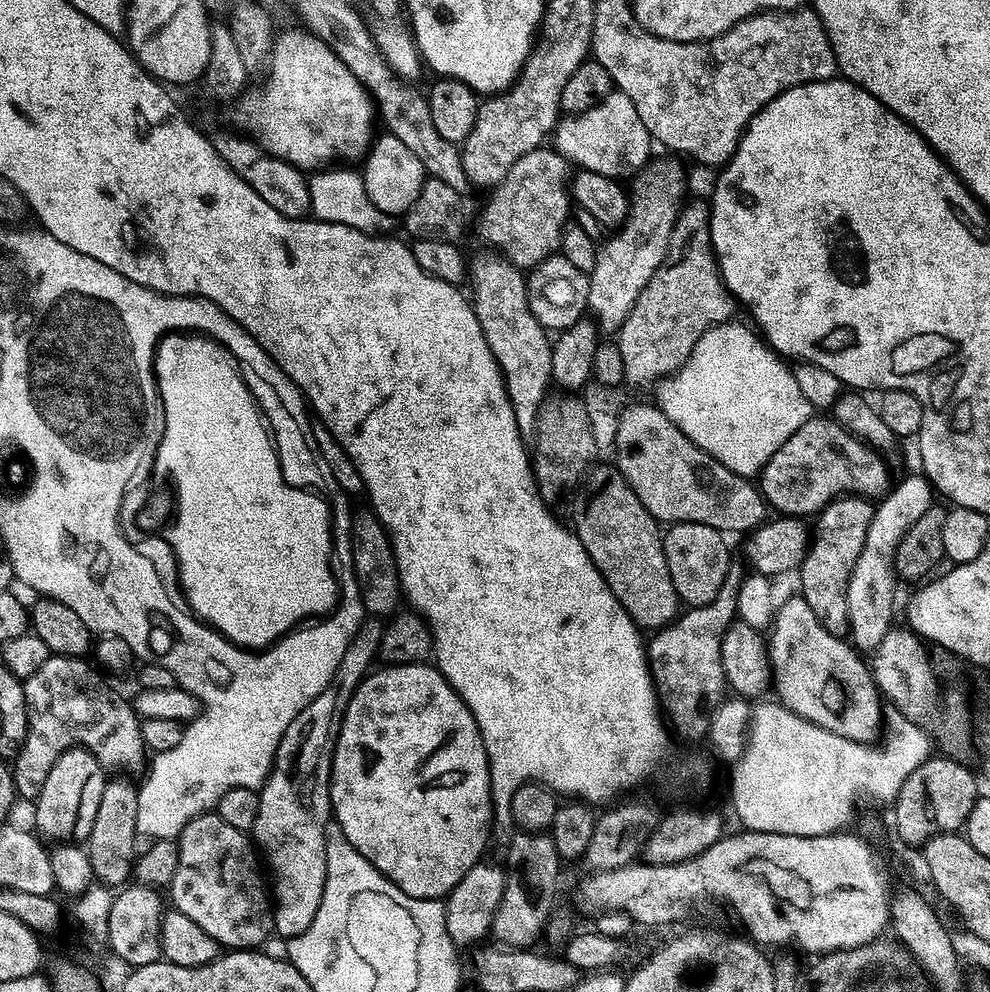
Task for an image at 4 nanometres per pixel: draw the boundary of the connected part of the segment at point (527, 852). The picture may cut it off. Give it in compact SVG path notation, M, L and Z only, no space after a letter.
M517 831L517 836L508 844L508 864L506 863L506 879L502 902L494 914L491 935L497 936L501 945L510 948L531 949L539 936L545 935L546 929L553 919L552 907L556 904L556 891L560 888L560 863L562 857L551 835L543 832Z

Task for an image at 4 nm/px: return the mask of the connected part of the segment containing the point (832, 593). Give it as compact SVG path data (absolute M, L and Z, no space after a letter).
M855 494L841 495L824 507L815 517L816 532L814 528L808 550L798 569L799 595L804 597L810 610L814 610L818 622L822 622L826 630L837 634L843 633L848 626L846 590L854 562L858 562L858 554L862 554L862 542L866 542L873 507L871 499Z

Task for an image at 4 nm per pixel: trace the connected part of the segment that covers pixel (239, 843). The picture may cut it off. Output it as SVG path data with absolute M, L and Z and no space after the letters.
M205 814L184 827L178 847L180 868L170 885L175 911L186 914L190 922L198 922L225 949L256 950L264 946L274 932L274 900L253 837L230 826L230 822L222 822L219 814Z

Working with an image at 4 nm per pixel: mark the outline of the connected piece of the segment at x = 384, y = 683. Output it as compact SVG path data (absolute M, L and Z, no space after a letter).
M415 663L415 664L393 664L384 666L381 672L373 671L371 674L364 677L360 685L356 688L356 692L352 695L352 700L348 703L348 709L345 712L344 725L341 728L340 740L336 743L336 756L332 760L332 783L330 785L330 808L334 813L334 820L340 823L339 831L342 833L345 840L363 854L373 866L380 871L383 876L387 876L389 880L395 882L399 888L408 896L413 896L419 900L440 900L447 897L448 893L454 890L454 886L458 886L458 882L462 882L462 878L474 867L481 863L484 852L484 847L488 844L488 827L492 824L492 804L494 805L494 797L492 794L492 774L488 769L488 752L484 749L484 740L480 736L480 727L476 724L476 719L472 716L472 711L464 705L464 699L461 698L451 686L448 684L448 679L440 673L440 669L433 666L431 663Z

